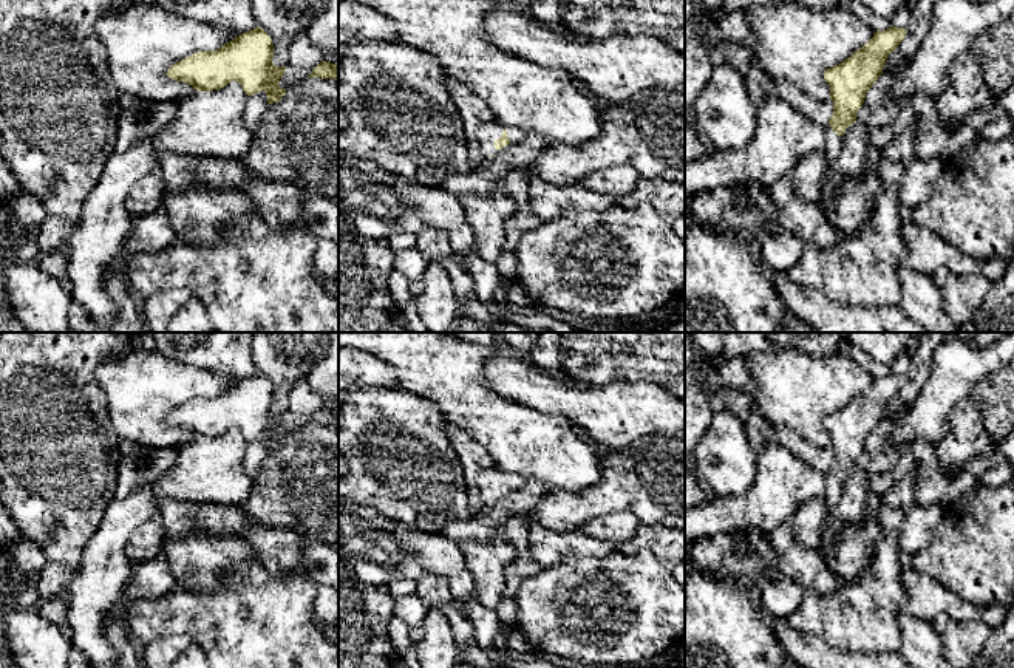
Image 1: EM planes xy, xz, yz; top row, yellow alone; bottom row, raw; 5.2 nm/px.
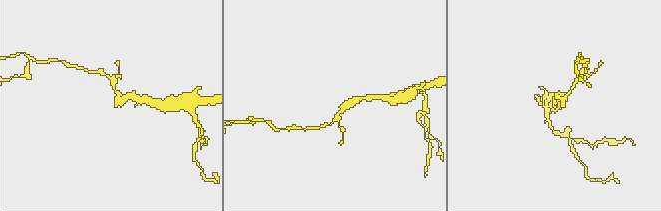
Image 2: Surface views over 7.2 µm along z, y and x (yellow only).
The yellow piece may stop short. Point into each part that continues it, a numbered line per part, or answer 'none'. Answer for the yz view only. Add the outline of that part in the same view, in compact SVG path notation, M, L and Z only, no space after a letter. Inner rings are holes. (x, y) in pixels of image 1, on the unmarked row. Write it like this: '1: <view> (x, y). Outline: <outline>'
1: yz (833, 490). Outline: M830 472L824 473L824 482L825 482L825 495L824 495L824 501L825 506L829 509L829 512L832 512L836 504L839 503L842 492L844 492L844 481L838 482Z

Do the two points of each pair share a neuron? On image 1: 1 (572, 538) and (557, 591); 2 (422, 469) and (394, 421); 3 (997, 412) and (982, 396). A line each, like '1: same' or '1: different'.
1: different
2: same
3: same

